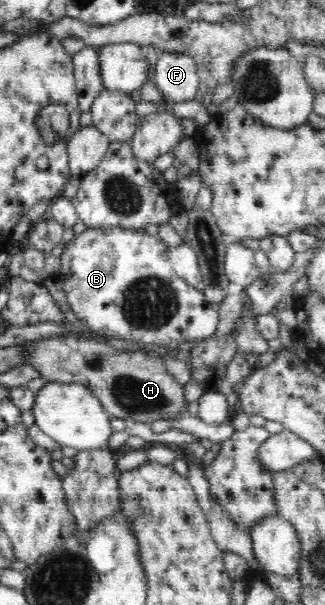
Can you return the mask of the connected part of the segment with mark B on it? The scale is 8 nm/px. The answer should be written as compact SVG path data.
M106 227L106 228L87 228L84 232L76 235L72 240L65 244L60 264L60 273L58 279L62 283L62 289L66 294L66 300L70 305L70 309L74 314L83 321L90 331L99 334L100 337L110 339L125 339L126 341L134 341L136 344L156 344L164 348L178 348L180 344L189 341L198 341L213 336L217 332L220 321L221 304L211 304L206 301L206 296L201 292L200 288L192 287L182 278L178 277L169 261L168 245L164 244L160 235L151 236L146 231L136 231L134 229L126 229L122 227Z

